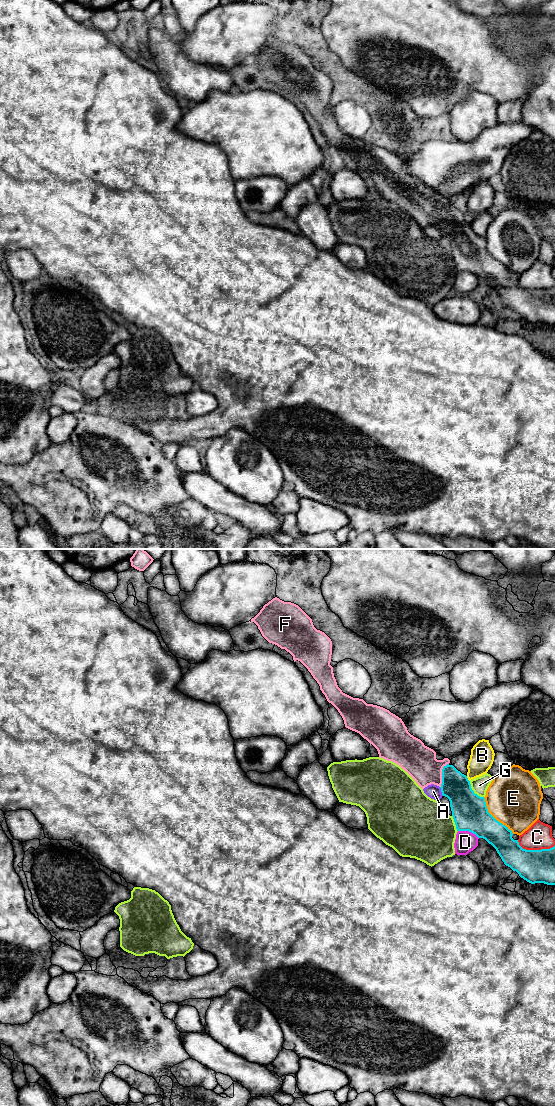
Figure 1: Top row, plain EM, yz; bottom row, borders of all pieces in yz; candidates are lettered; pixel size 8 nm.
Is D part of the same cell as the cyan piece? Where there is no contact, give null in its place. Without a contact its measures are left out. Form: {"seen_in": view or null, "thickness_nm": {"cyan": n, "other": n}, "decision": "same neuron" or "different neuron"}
{"seen_in": "yz", "thickness_nm": {"cyan": 280, "other": 170}, "decision": "different neuron"}

